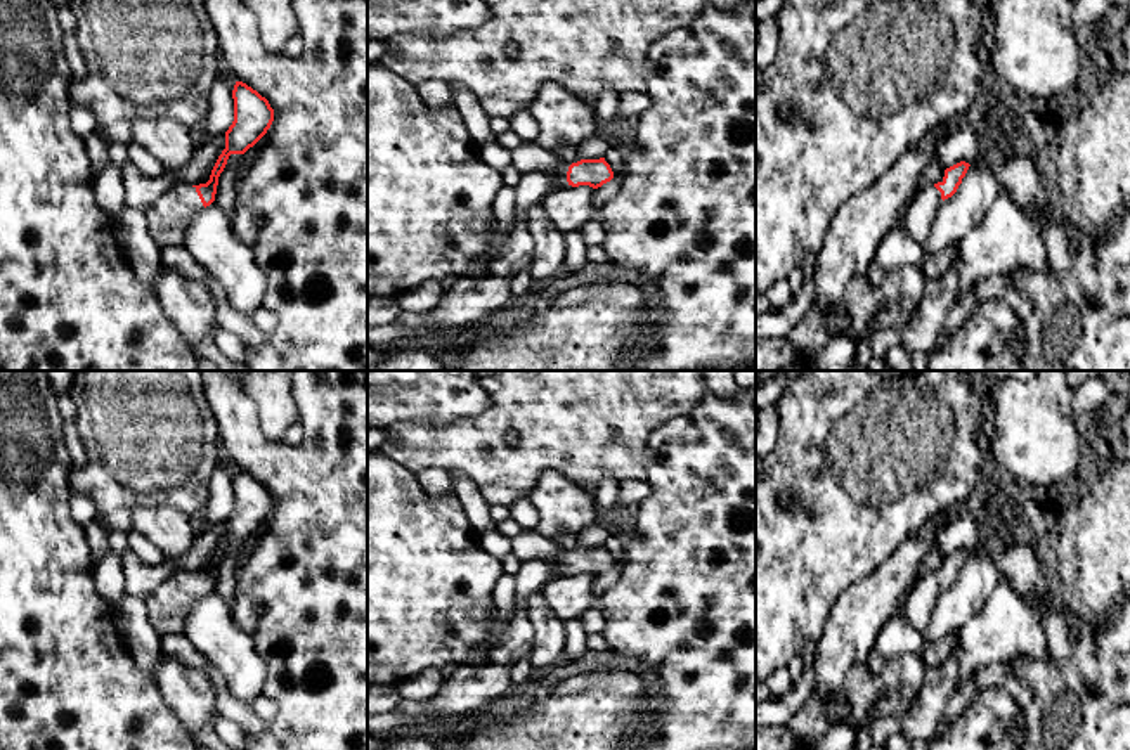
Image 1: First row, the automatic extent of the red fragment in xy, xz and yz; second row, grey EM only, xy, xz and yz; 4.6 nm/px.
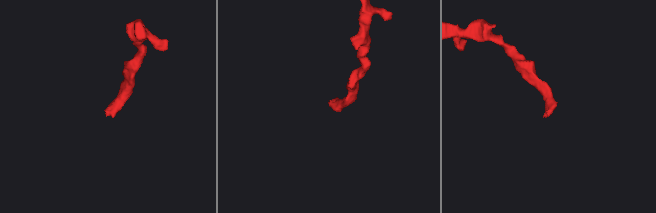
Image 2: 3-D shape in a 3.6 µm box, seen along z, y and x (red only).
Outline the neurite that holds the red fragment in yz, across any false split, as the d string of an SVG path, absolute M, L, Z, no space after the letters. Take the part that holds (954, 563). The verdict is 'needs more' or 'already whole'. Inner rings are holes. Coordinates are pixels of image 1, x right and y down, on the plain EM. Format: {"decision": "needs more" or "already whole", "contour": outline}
{"decision": "needs more", "contour": "M960 549L946 556L941 570L920 577L910 589L903 603L903 615L917 634L927 629L939 594L957 580L969 554L969 551Z"}

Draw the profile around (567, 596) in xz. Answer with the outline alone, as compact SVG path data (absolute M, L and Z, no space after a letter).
M565 573L553 577L542 589L548 610L562 622L594 608L594 577Z

